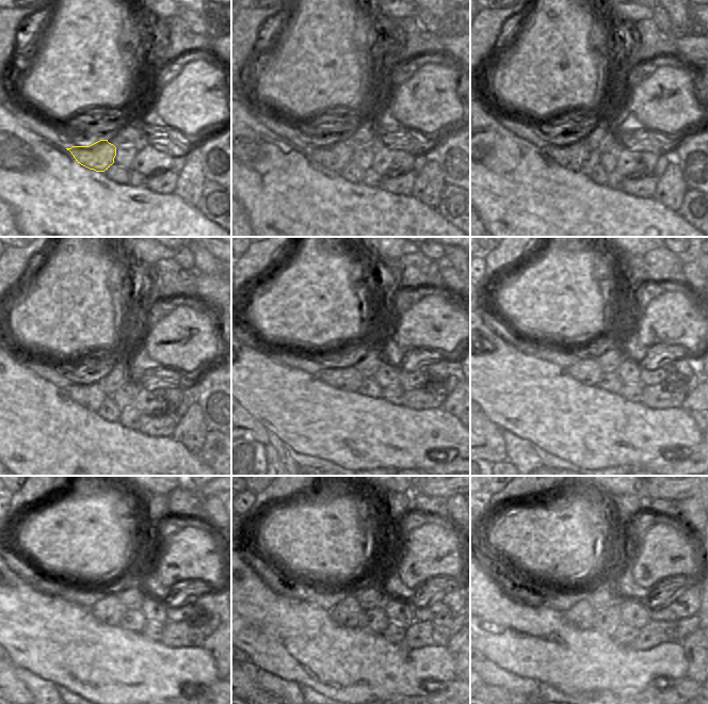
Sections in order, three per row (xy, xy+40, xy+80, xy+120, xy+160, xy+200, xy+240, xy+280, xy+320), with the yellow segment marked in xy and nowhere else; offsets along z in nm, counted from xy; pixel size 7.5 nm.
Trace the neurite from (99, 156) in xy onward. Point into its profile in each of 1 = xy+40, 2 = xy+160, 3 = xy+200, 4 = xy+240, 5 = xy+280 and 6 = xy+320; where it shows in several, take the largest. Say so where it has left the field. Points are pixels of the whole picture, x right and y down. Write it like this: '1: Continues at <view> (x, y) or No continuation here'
1: Continues at xy+40 (335, 156)
2: Continues at xy+160 (350, 379)
3: Continues at xy+200 (588, 372)
4: Continues at xy+240 (109, 610)
5: Continues at xy+280 (348, 613)
6: Continues at xy+320 (581, 616).

